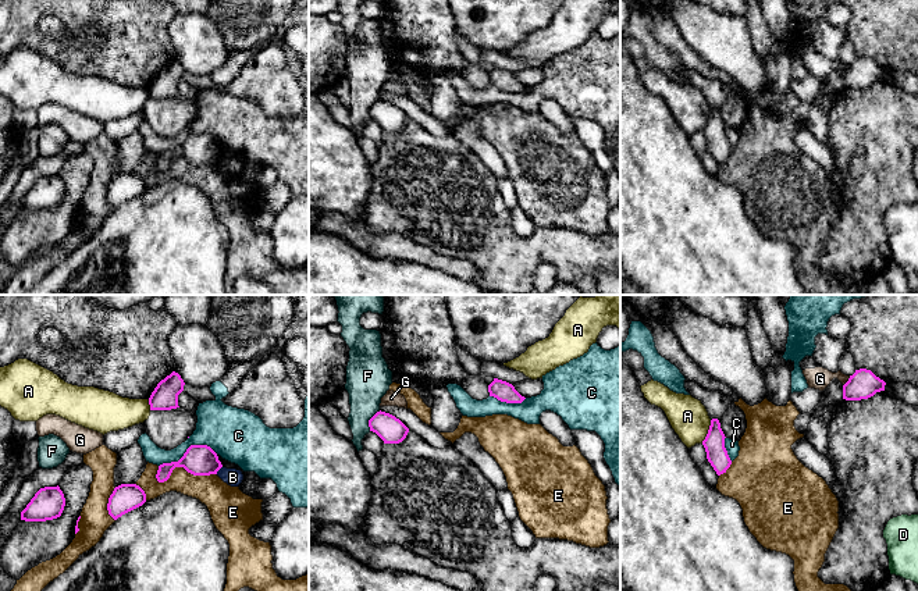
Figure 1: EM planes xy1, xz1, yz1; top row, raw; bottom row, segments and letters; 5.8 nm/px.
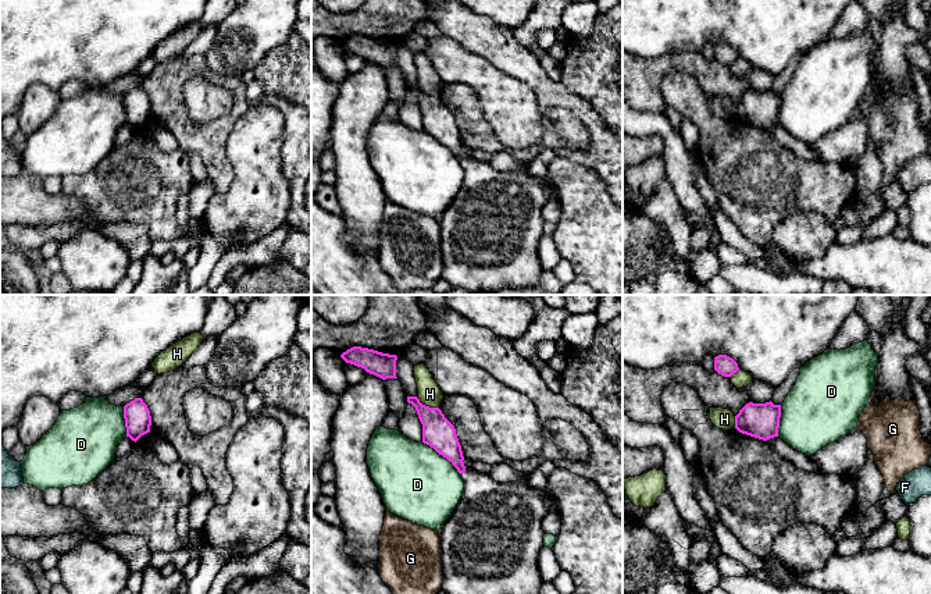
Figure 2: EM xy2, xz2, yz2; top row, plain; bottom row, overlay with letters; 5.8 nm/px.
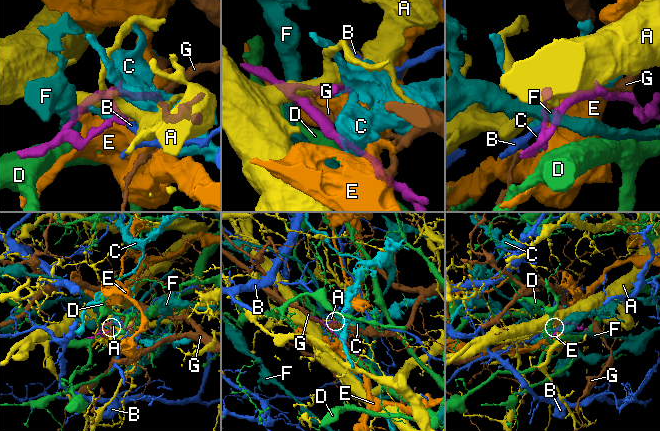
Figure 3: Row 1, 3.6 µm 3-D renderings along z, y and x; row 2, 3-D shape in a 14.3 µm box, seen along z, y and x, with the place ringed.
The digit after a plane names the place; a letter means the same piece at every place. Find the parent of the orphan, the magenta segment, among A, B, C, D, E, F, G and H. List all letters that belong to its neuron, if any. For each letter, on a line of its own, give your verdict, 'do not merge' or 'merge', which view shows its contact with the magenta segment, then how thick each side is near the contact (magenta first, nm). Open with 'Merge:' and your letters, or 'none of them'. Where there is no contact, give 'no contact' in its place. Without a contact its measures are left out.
Merge: none of them
A: do not merge | yz1 | 120/220 nm
B: do not merge | xy1 | 180/100 nm
C: do not merge | xy1 | 180/280 nm
D: do not merge | xz2 | 180/420 nm
E: do not merge | xy1 | 180/180 nm
F: do not merge | xz1 | 160/260 nm
G: do not merge | yz1 | 170/120 nm
H: do not merge | xz2 | 180/130 nm

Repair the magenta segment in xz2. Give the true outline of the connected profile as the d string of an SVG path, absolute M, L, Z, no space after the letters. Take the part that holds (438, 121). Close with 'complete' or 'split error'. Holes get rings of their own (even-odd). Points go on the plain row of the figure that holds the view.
M407 85L422 113L422 131L434 136L446 146L461 163L464 181L452 200L450 206L439 218L439 232L442 238L442 277L453 288L466 289L474 294L482 291L497 291L502 288L532 288L539 282L543 273L538 257L538 243L543 236L542 209L550 202L545 193L546 179L539 179L528 172L528 168L499 171L485 161L464 154L464 145L454 114L445 106L439 96L429 96L420 90L417 85Z; split error

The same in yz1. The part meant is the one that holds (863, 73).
M860 57L850 64L843 74L843 88L861 89L873 85L876 81L885 79L886 71L876 65L871 58Z; complete

